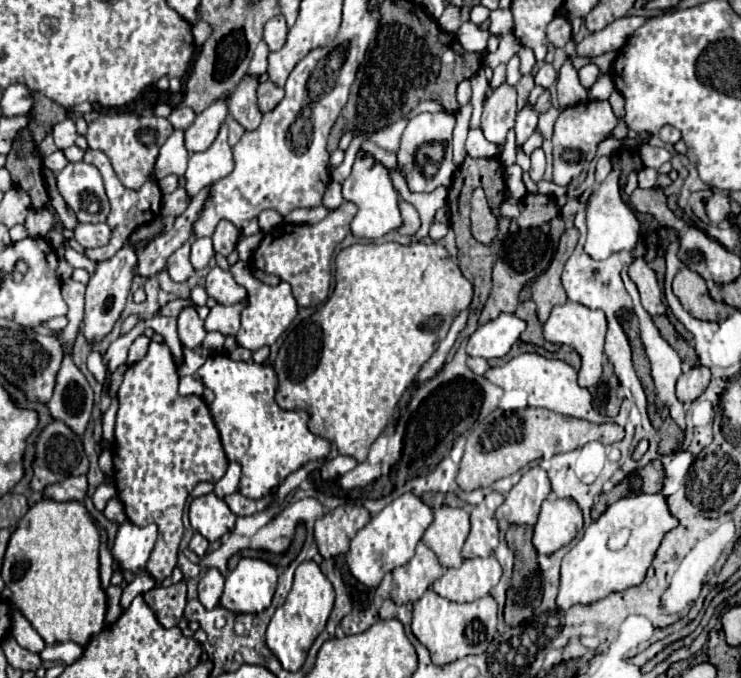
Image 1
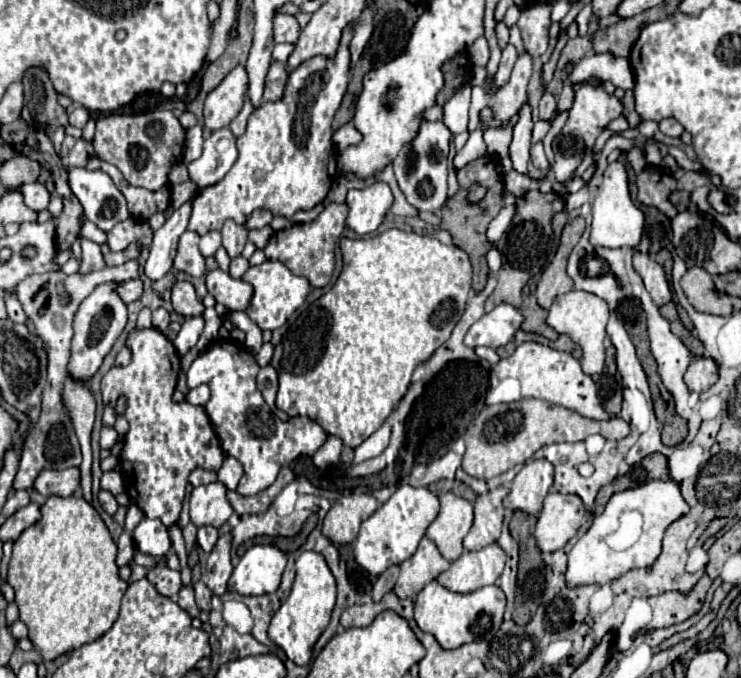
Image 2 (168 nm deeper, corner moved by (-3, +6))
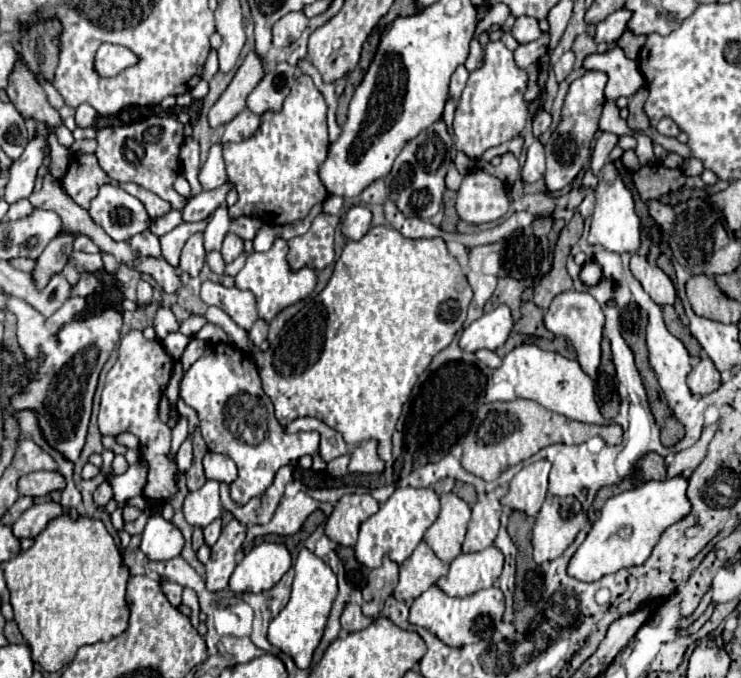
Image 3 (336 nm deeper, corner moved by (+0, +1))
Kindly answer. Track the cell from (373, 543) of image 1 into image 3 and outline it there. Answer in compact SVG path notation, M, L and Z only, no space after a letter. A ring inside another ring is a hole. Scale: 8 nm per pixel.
M395 489L395 493L381 505L381 509L361 525L359 539L355 545L355 559L369 569L381 567L383 557L389 557L395 563L403 563L413 553L417 543L423 539L425 531L433 525L437 515L439 495L433 489Z

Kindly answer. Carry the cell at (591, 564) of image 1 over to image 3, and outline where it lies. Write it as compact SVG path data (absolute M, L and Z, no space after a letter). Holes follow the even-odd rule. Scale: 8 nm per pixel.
M673 477L665 481L649 481L637 489L613 495L601 509L599 519L593 523L587 539L575 551L567 565L567 573L579 581L593 583L605 575L617 573L625 567L641 565L649 559L661 533L681 521L689 511L691 503L685 497L687 479Z

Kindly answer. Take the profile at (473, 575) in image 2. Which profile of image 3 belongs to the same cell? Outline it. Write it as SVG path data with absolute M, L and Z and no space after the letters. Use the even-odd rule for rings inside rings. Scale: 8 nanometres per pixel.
M491 545L479 553L461 553L453 559L449 573L437 581L449 597L467 597L479 589L489 589L503 569L503 553Z

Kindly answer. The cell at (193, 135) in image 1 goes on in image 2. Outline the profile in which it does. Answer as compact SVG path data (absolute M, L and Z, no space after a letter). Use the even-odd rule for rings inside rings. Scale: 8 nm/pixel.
M240 64L220 82L218 88L214 88L208 94L204 104L204 126L212 132L228 126L242 110L246 90L248 90L248 74L246 68Z

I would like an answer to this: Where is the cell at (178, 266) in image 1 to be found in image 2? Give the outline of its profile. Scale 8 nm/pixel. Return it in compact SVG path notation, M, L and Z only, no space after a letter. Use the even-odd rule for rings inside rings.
M184 232L180 236L180 244L178 244L178 254L174 258L174 268L180 272L186 272L194 278L206 274L206 264L204 264L204 256L198 250L198 242L200 236L194 232Z

